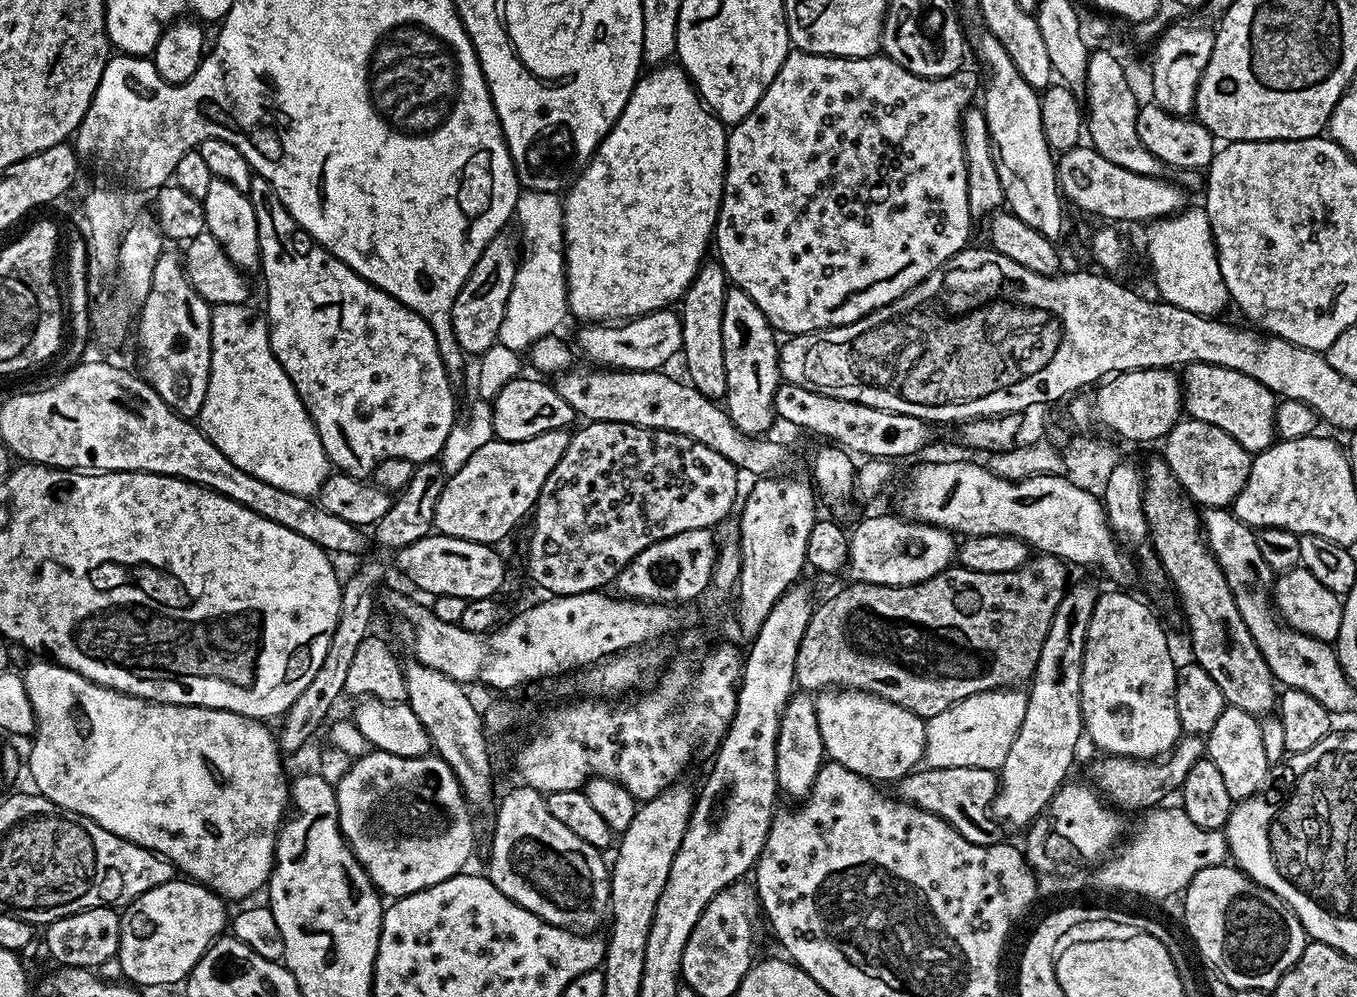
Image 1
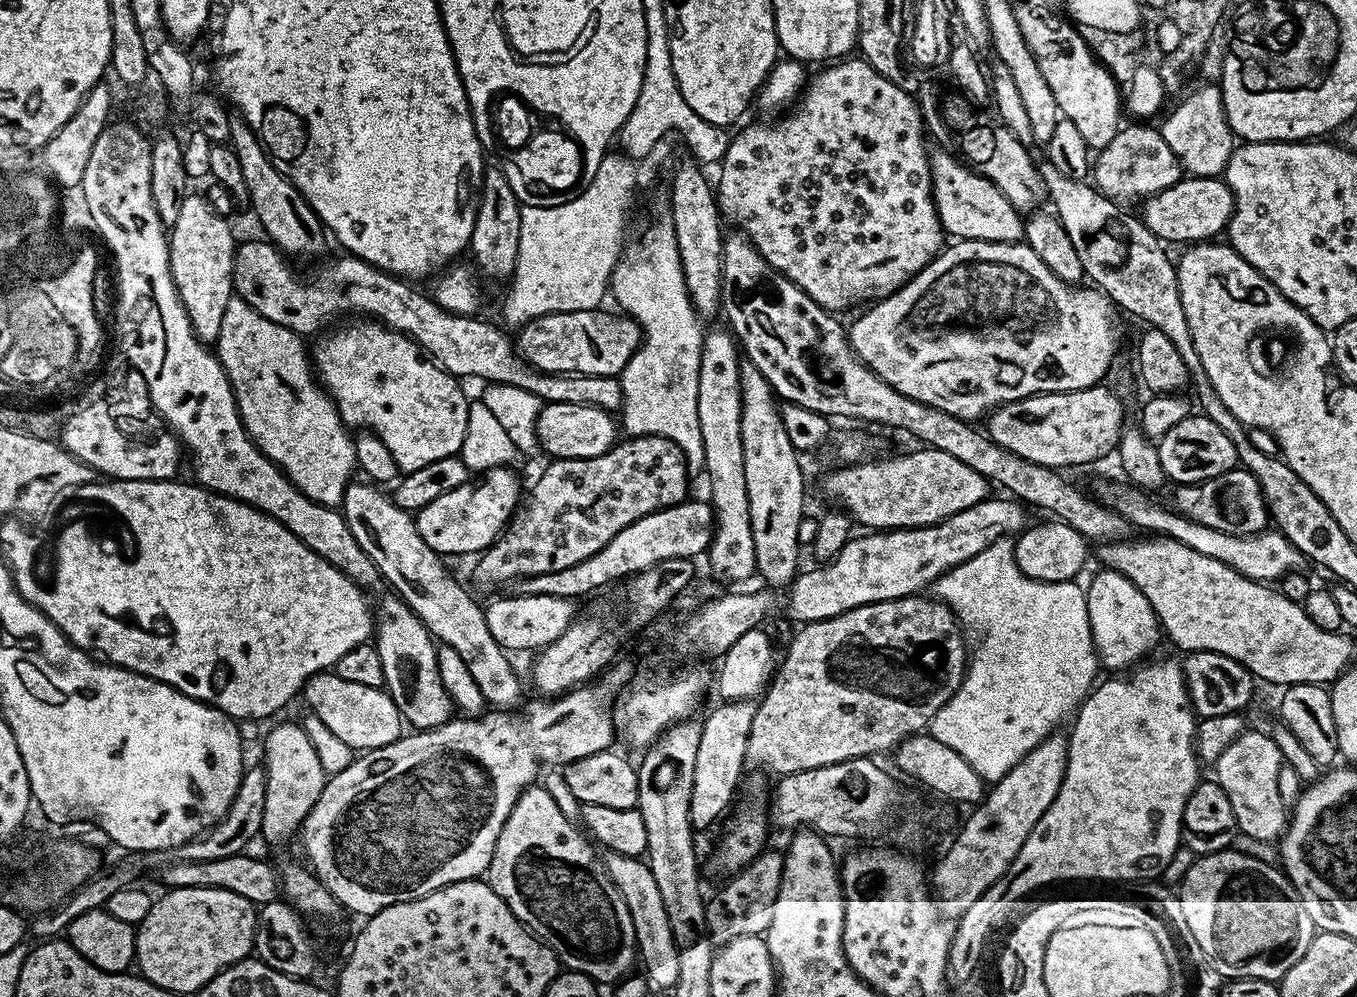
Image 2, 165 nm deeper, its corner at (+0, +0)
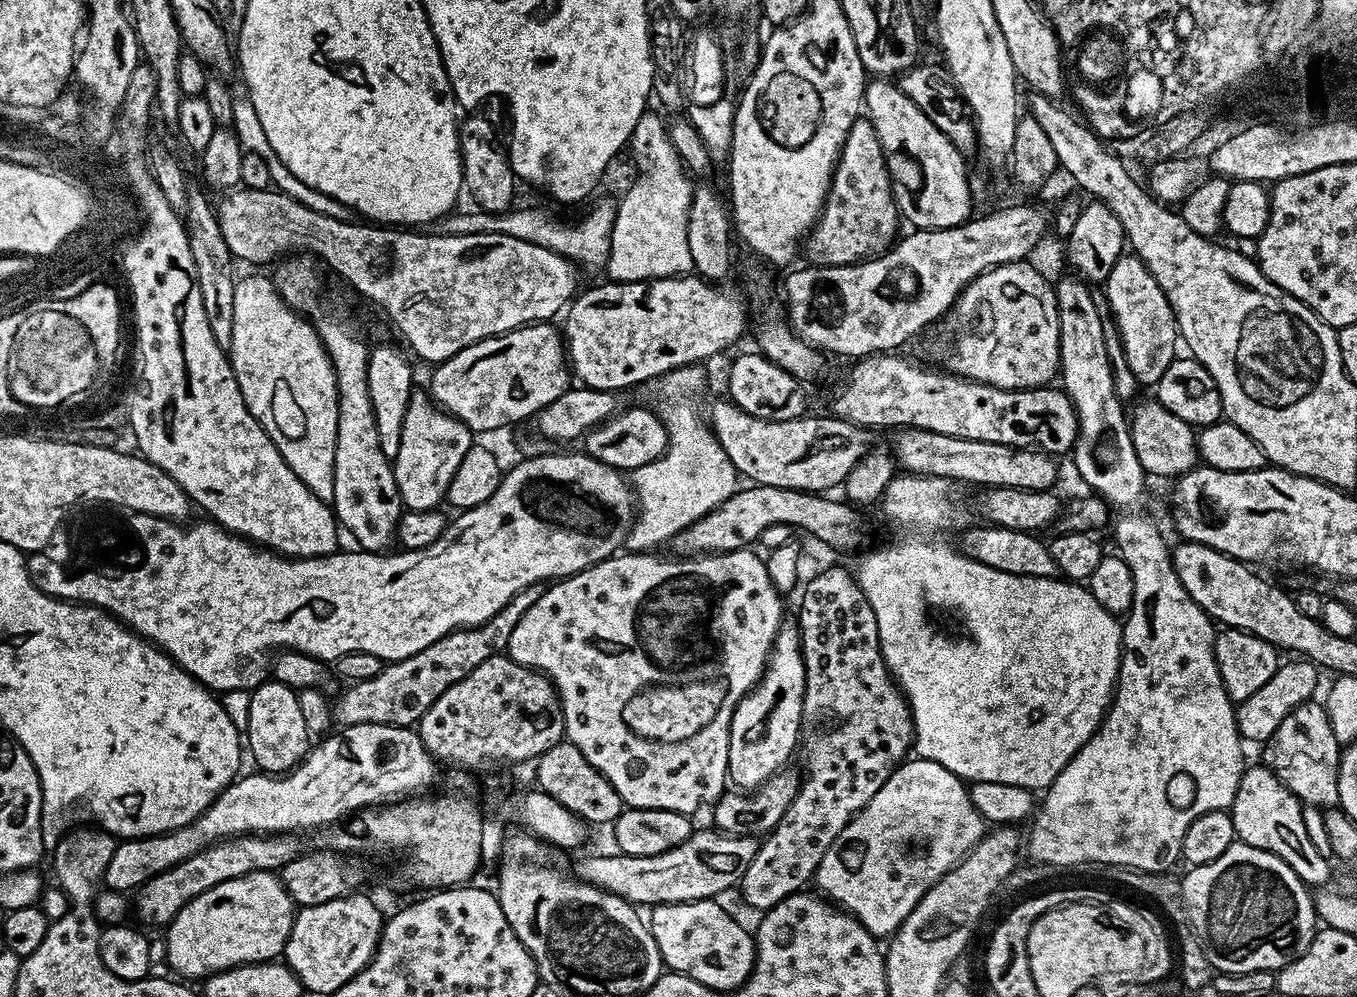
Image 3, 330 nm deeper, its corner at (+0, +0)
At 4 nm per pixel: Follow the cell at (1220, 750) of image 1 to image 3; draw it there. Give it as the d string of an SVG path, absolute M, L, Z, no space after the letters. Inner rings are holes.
M1267 766L1259 767L1245 767L1238 782L1238 794L1234 794L1230 811L1237 841L1282 858L1282 862L1286 862L1290 870L1309 886L1327 885L1329 861L1314 850L1314 842L1310 842L1306 834L1300 800Z

